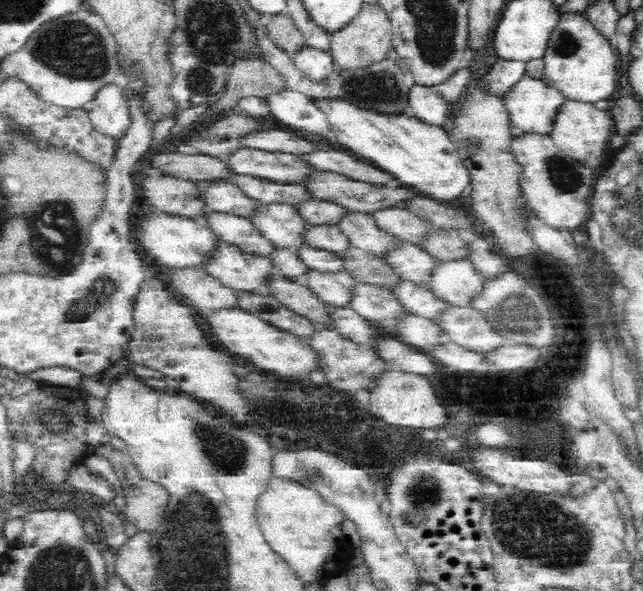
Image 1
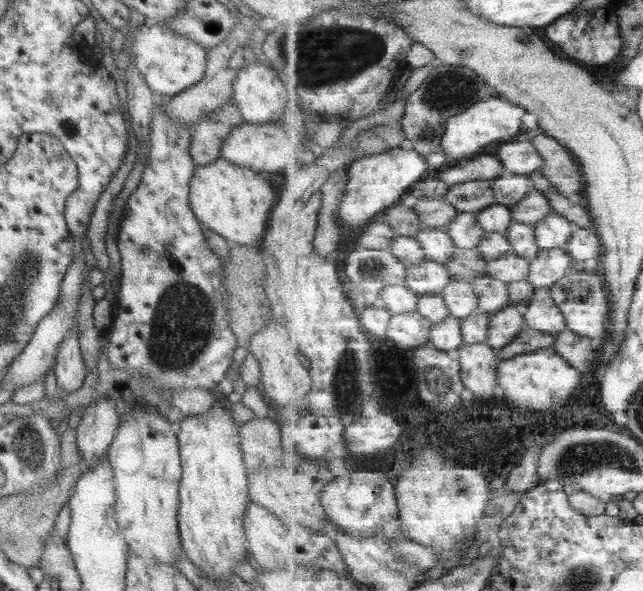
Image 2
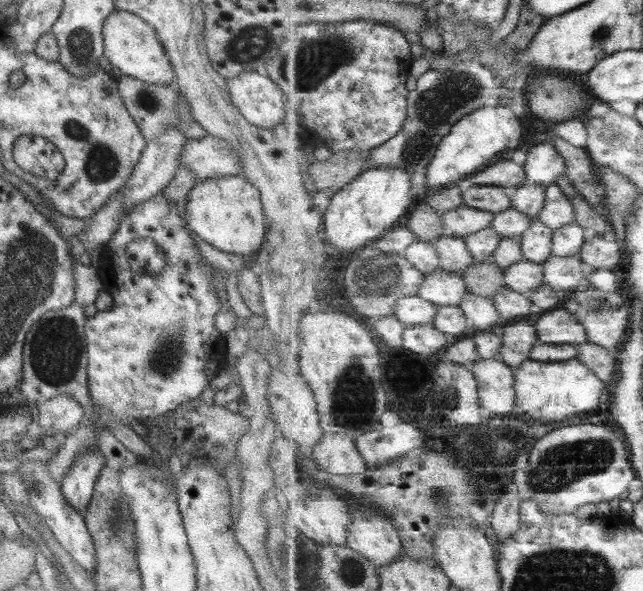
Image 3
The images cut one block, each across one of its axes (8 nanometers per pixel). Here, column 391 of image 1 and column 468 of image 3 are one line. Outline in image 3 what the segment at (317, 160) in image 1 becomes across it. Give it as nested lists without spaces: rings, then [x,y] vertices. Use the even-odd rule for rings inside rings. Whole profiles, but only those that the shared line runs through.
[[[498,159],[485,170],[467,177],[467,180],[475,185],[502,187],[512,196],[526,182],[527,172],[524,165],[516,164],[511,159]]]

